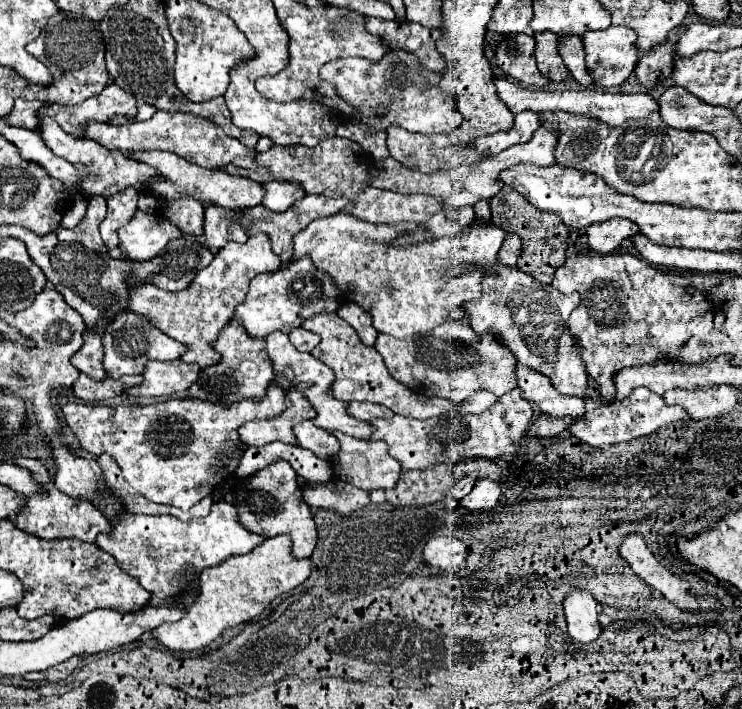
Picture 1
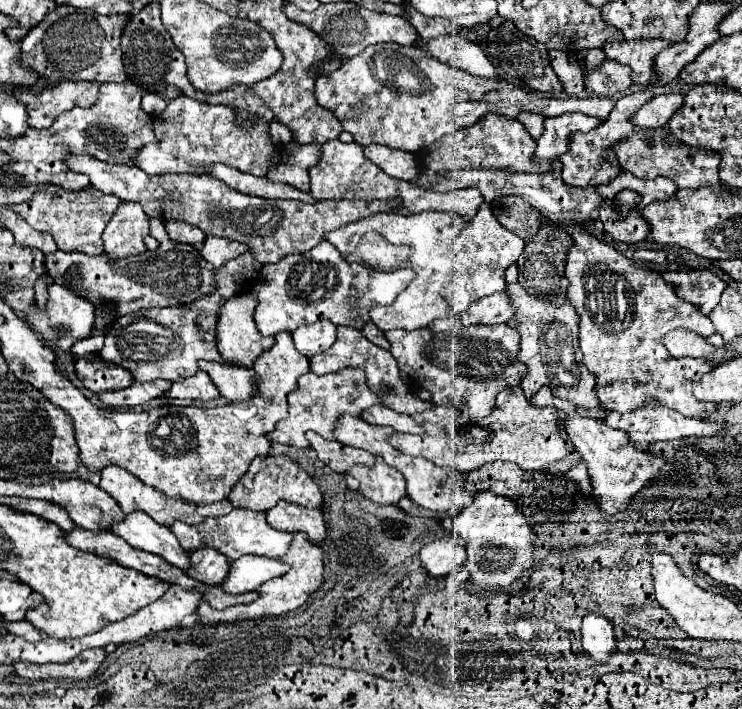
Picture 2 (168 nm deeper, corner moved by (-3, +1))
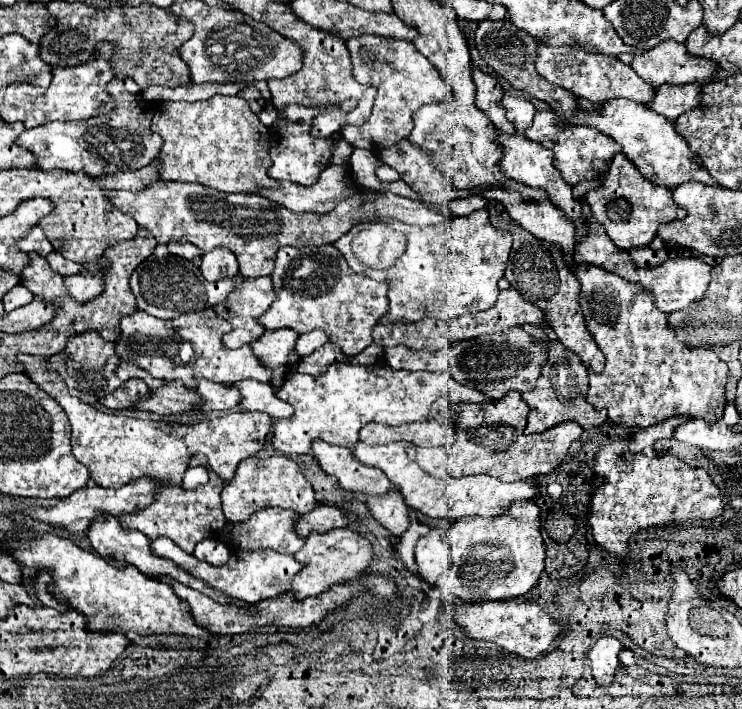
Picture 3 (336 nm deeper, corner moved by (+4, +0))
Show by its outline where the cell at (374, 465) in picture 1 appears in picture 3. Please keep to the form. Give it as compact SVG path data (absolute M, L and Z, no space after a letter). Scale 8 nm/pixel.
M390 490L384 496L368 496L366 506L370 514L394 536L402 536L408 528L408 506L400 492Z

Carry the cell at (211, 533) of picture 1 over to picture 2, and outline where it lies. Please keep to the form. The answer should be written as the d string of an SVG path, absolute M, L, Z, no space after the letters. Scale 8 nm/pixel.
M233 509L229 515L223 517L211 517L205 519L201 525L187 525L181 521L175 521L171 525L171 531L177 535L179 543L187 551L195 551L201 547L213 547L219 549L223 555L227 555L231 561L239 559L239 555L265 555L265 557L281 557L287 553L293 535L287 531L277 531L267 523L265 511L249 511L249 509Z

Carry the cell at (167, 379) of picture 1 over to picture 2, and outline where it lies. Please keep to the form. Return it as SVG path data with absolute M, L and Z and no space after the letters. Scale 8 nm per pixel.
M199 371L197 375L185 379L185 381L177 381L173 383L173 387L169 389L167 397L173 399L199 399L199 401L211 401L221 397L219 389L215 387L215 383L211 381L211 377L205 371Z

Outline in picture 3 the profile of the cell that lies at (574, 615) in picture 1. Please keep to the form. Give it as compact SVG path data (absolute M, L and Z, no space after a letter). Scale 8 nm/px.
M602 636L588 652L592 674L598 684L608 686L614 680L614 672L618 668L618 652L622 650L622 644L612 636Z

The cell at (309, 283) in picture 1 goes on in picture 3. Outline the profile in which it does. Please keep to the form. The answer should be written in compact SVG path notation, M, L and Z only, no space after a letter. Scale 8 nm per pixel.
M332 244L280 248L270 278L278 298L268 312L258 318L258 324L266 330L292 328L298 334L322 328L348 356L356 356L372 344L372 328L388 312L388 282L352 272L344 256Z

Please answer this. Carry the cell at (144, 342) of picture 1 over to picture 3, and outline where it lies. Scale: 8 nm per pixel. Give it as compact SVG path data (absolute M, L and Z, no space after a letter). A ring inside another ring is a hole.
M212 308L184 314L178 320L162 320L136 310L134 314L128 314L120 320L120 336L114 340L116 356L134 362L154 378L178 380L186 388L194 388L202 378L222 384L246 378L254 378L258 382L270 382L270 372L258 362L250 346L242 346L238 350L226 350L222 346L222 334L228 330L230 324L224 318L220 318ZM184 342L188 342L194 350L192 358L188 360L180 358L180 346Z

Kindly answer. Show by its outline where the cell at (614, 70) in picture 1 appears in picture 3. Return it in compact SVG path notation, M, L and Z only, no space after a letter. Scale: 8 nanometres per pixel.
M664 40L660 42L656 48L640 52L636 56L623 53L617 56L619 60L625 64L630 64L640 76L642 80L648 80L654 88L662 86L662 84L690 84L690 82L704 82L706 78L714 78L718 72L716 62L712 60L704 60L704 58L696 58L696 56L688 56L686 54L686 46L676 42L676 40Z

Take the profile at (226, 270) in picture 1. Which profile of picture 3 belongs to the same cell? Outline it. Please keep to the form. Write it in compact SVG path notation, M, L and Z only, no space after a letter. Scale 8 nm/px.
M240 380L234 384L228 384L238 388L240 392L240 410L256 410L256 412L266 412L274 420L276 418L286 418L292 414L292 406L276 396L276 392L270 388L266 382L258 380Z

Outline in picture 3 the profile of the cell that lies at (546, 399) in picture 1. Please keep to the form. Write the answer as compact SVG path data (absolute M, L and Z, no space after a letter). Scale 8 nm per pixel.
M608 440L594 454L594 472L602 484L594 486L590 498L590 526L596 544L618 558L626 556L628 538L644 526L680 524L690 518L712 520L722 514L720 490L702 468L690 468L672 454L644 456L628 450L628 440Z

